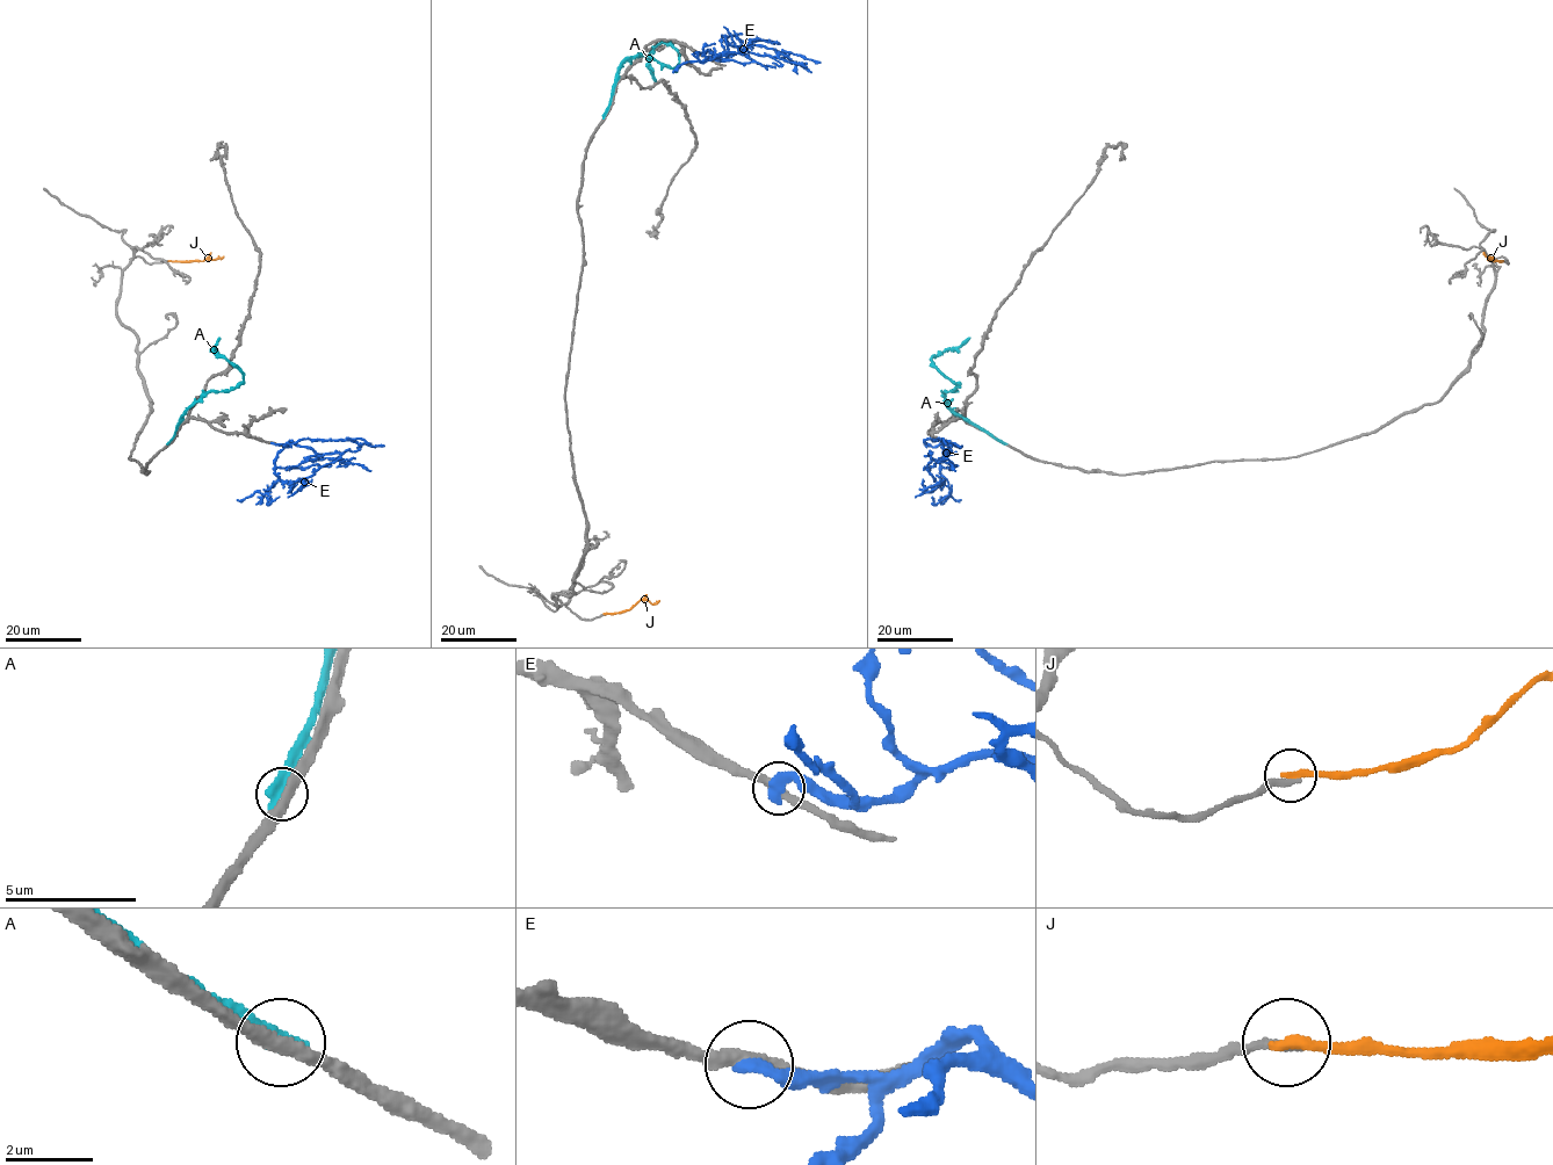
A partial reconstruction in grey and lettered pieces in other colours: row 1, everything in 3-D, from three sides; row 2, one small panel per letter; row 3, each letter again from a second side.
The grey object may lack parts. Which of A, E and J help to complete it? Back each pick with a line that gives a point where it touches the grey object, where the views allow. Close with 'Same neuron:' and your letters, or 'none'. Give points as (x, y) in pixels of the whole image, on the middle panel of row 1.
Same neuron: none

